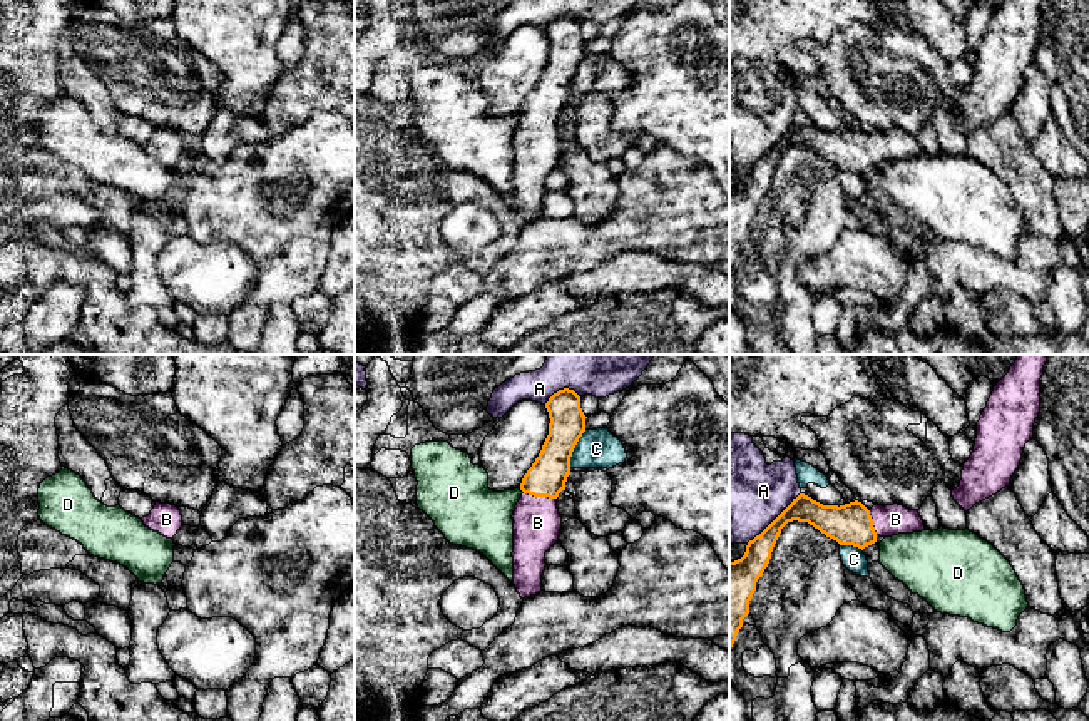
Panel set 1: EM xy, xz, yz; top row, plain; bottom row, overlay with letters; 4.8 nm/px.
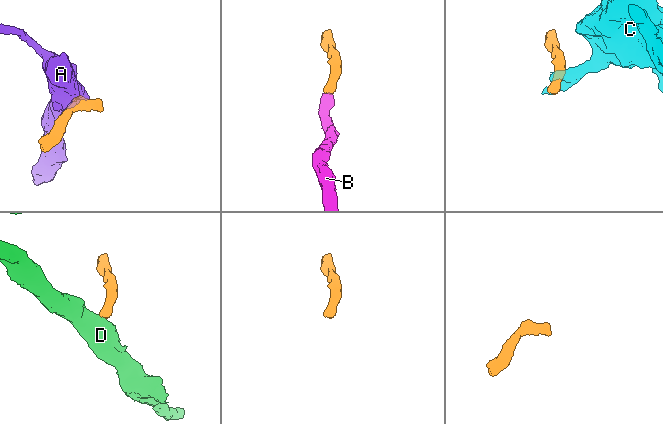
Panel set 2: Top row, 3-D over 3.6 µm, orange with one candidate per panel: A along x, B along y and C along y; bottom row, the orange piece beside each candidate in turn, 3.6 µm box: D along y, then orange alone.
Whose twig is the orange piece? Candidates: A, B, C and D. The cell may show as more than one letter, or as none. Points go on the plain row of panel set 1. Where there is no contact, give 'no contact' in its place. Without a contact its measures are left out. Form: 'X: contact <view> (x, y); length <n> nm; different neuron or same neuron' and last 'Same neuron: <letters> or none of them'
A: contact yz (775, 144); length 360 nm; different neuron
B: contact xz (541, 121); length 160 nm; same neuron
C: contact xz (574, 72); length 200 nm; different neuron
D: contact xz (522, 116); length 40 nm; different neuron
Same neuron: B

